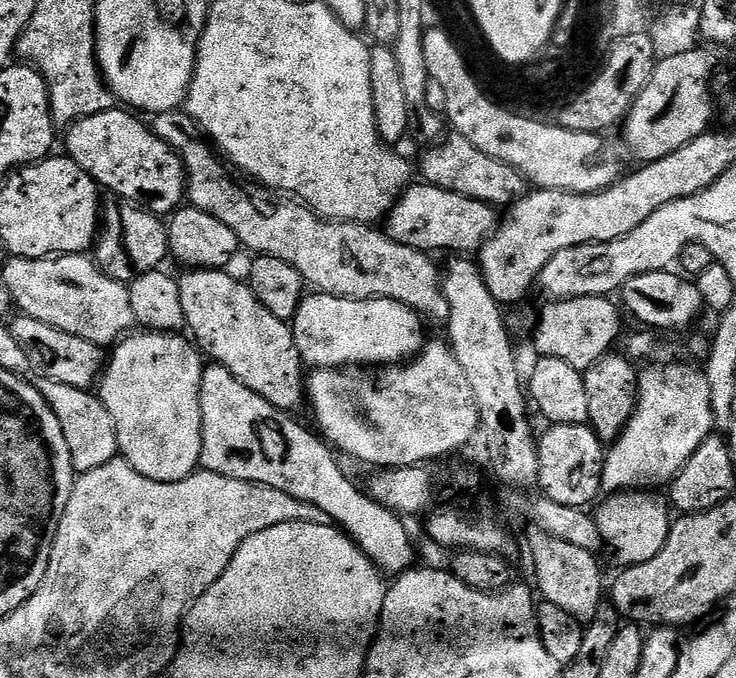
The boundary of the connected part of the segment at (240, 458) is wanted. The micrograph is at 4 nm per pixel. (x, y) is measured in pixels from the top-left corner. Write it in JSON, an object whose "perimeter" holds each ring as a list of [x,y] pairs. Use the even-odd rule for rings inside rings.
{"perimeter":[[[218,363],[204,369],[204,381],[200,387],[200,409],[202,410],[202,454],[200,468],[205,472],[222,474],[235,480],[251,480],[254,484],[274,486],[299,500],[318,506],[328,515],[329,521],[350,537],[366,553],[381,573],[399,574],[413,567],[412,540],[404,529],[399,515],[390,508],[383,508],[373,500],[367,491],[356,488],[350,477],[344,476],[340,469],[337,453],[311,427],[303,428],[289,413],[280,411],[266,398],[250,390],[230,370]]]}

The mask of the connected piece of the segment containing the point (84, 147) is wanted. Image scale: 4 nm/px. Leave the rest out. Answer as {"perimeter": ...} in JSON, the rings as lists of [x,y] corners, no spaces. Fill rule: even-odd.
{"perimeter":[[[119,107],[102,114],[83,116],[67,129],[67,155],[82,166],[82,170],[86,170],[86,174],[90,174],[105,193],[113,192],[116,198],[131,200],[133,204],[164,218],[185,203],[184,162],[165,140],[158,138],[155,131],[149,125],[147,128],[139,118],[139,115]]]}

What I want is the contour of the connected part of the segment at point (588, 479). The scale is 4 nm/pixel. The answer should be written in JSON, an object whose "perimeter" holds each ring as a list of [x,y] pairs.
{"perimeter":[[[553,424],[545,436],[539,437],[540,478],[539,487],[544,487],[543,495],[559,504],[587,509],[597,503],[596,495],[601,495],[602,470],[604,469],[605,445],[588,424]]]}

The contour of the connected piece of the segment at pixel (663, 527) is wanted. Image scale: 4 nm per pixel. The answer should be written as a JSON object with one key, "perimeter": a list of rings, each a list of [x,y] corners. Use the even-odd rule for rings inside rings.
{"perimeter":[[[652,490],[617,492],[607,499],[594,512],[601,541],[616,555],[620,566],[650,562],[650,558],[654,558],[662,550],[662,546],[666,546],[668,533],[672,530],[674,520],[673,517],[668,517],[669,501],[665,497],[663,500],[660,494]]]}

